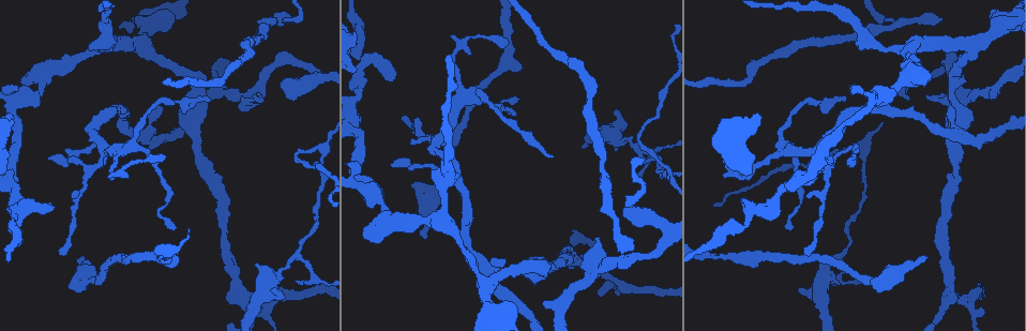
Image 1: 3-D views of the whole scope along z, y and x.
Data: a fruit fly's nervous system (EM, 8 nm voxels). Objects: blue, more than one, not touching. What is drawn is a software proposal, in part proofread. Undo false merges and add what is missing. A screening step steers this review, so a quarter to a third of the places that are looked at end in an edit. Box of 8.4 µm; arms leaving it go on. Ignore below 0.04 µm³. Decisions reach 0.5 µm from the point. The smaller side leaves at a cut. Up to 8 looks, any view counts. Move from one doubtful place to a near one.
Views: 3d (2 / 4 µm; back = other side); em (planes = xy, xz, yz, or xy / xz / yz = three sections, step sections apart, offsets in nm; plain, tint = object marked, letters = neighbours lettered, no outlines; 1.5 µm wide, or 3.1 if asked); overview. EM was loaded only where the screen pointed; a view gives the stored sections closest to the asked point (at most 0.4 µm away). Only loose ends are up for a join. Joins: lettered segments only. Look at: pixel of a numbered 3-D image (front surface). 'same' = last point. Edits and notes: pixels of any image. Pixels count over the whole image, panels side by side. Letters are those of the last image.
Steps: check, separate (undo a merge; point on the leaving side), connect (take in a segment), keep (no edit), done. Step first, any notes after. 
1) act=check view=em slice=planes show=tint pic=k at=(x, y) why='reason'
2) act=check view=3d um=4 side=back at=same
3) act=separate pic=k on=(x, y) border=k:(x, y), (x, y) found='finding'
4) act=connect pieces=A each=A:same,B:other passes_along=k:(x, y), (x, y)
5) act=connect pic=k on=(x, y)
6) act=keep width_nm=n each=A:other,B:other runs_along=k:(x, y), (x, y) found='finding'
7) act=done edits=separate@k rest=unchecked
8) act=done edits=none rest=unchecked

act=check view=3d um=4 pic=1 at=(424, 236)

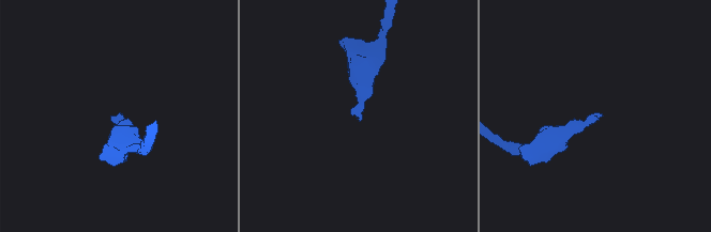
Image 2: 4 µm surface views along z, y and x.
act=check view=em slice=planes show=letters pic=2 at=(601, 115) why='shape alone is not enough'

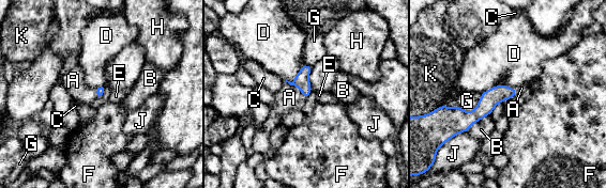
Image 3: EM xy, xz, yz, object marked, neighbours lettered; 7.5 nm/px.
act=connect pic=3 on=(289, 97) each=A:same,B:other,C:other,D:other,E:other,F:other,G:other,H:other,J:other,K:other passes_along=3:(301, 80), (297, 85), (289, 97) found='the neuron continues'

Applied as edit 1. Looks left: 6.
act=check view=3d um=4 pic=1 at=(637, 153) why='arms part here'

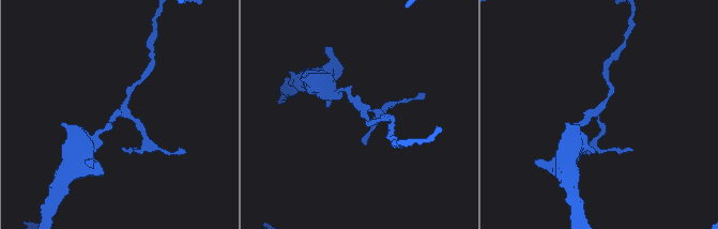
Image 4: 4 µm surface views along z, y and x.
act=check view=em slice=planes show=tint pic=4 at=(120, 111) why='need the tissue'

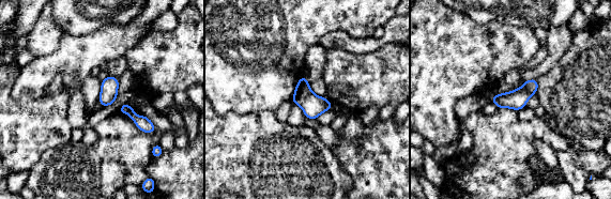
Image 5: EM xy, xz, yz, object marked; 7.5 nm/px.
act=check view=em slice=planes show=letters at=same why='what lies round it'

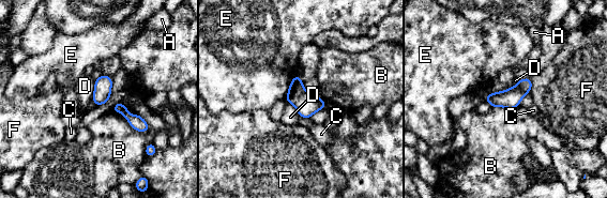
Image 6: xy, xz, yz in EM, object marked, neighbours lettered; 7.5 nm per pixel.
act=keep longest_contact=E:220nm each=A:other,B:other,C:other,D:other,E:other,F:other border=6:(95, 80), (91, 98) found='all the same neuron'

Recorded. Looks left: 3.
act=check view=em slice=yz step=8 show=letters pic=1 at=(938, 21) why='branch stops here'

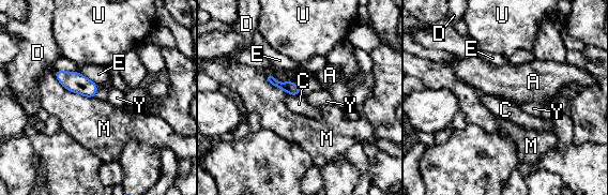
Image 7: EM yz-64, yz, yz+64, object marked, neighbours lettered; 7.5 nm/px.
act=check view=em slice=planes show=letters at=same why='cut it another way'

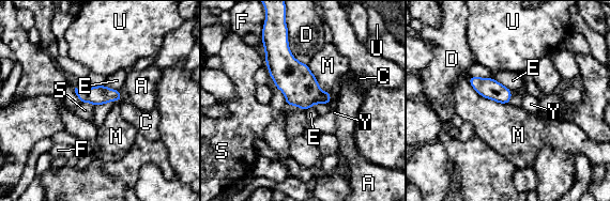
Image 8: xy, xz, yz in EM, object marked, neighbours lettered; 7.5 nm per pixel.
act=keep each=A:other,C:other,D:other,E:other,F:other,M:other,S:other,U:other,Y:other border=8:(286, 103), (299, 106), (304, 111) found='no lettered segment goes on from it'

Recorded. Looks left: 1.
act=done edits=connect@3 rest=unchecked

